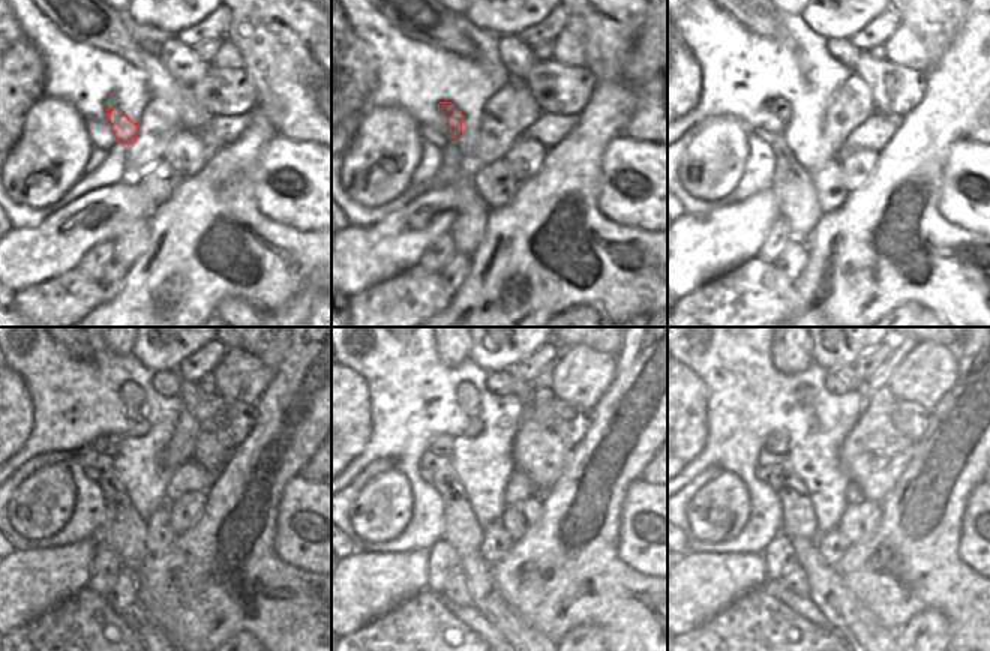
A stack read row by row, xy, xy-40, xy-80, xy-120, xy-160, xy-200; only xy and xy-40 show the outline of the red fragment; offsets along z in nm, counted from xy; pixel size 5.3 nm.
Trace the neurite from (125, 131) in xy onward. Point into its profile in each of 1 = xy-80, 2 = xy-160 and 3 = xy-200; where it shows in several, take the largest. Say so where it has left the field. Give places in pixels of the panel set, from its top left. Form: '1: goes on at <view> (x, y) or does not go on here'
1: goes on at xy-80 (780, 108)
2: goes on at xy-160 (441, 444)
3: goes on at xy-200 (777, 444)

